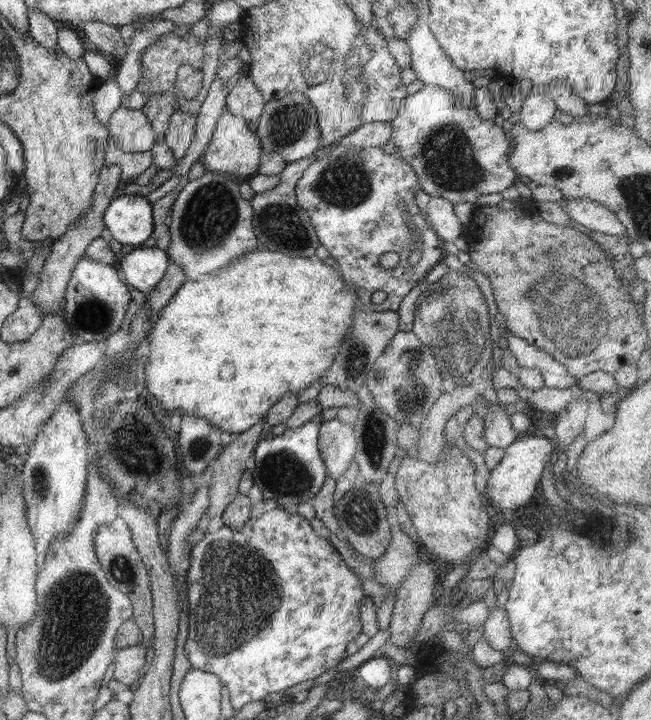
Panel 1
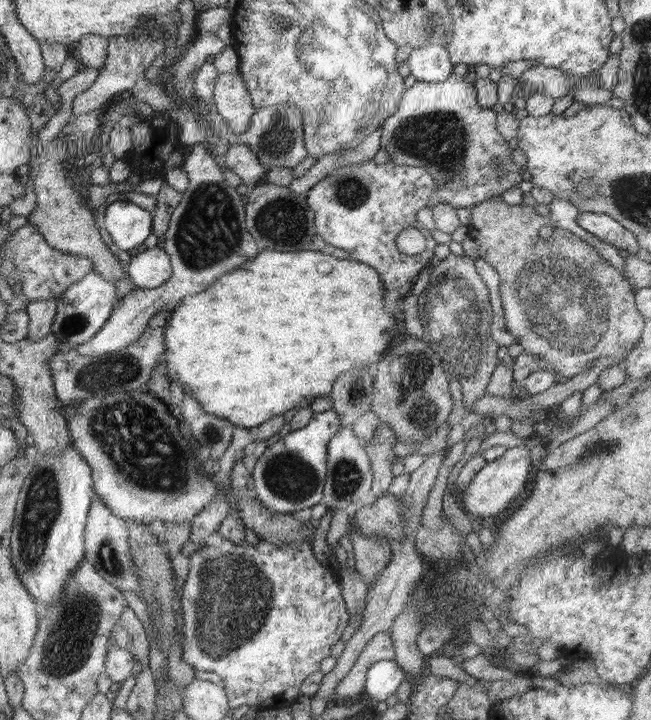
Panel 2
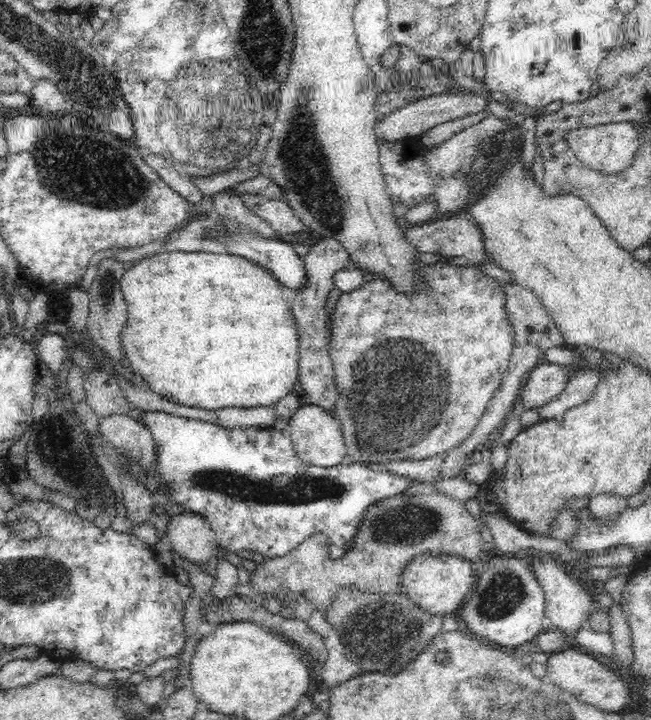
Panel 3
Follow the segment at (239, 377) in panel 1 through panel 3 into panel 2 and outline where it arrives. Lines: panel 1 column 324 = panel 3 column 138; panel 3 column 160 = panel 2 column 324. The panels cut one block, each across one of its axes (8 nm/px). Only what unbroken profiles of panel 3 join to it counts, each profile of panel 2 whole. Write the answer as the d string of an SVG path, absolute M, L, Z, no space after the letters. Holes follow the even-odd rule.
M316 250L259 252L256 258L244 264L244 268L220 276L220 280L213 282L206 290L194 296L185 296L171 305L171 312L164 329L165 361L169 382L176 382L183 388L184 393L191 394L206 412L244 428L254 428L273 416L285 414L292 408L310 407L318 396L329 394L341 374L380 362L392 346L391 342L394 338L404 334L402 322L398 322L398 318L392 312L386 312L384 308L386 293L378 271L354 259L340 260Z

